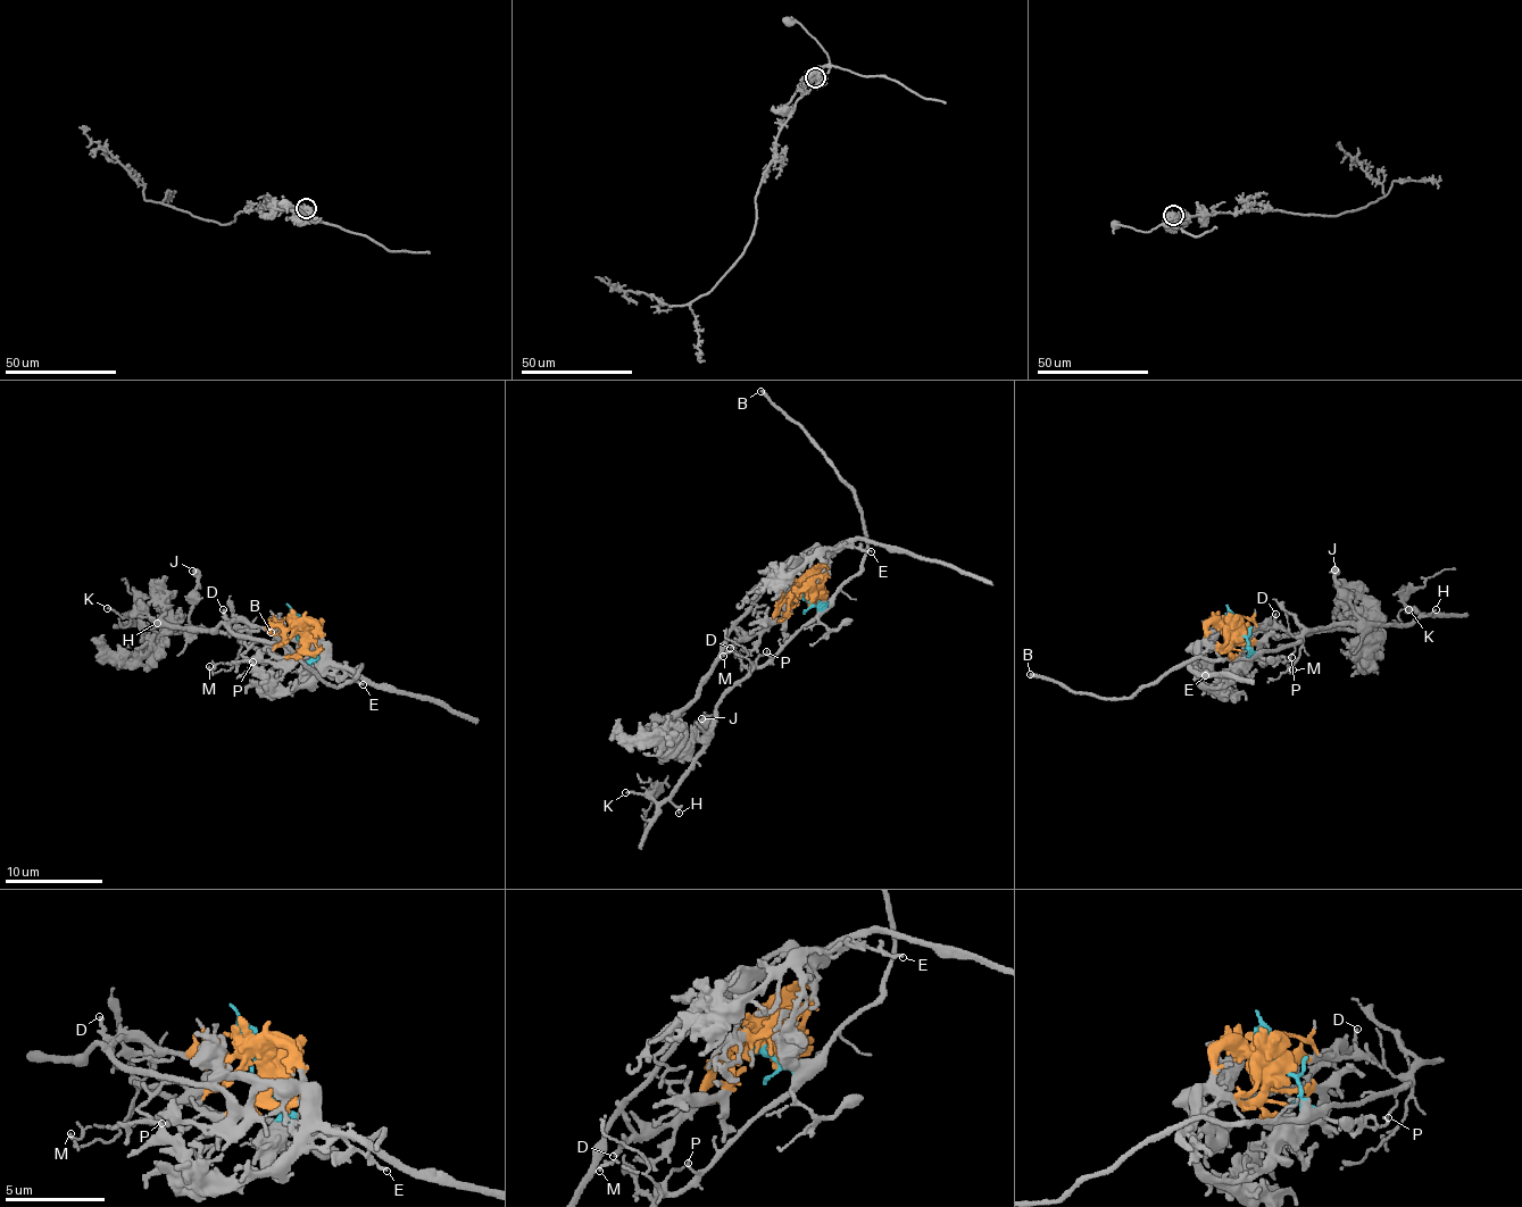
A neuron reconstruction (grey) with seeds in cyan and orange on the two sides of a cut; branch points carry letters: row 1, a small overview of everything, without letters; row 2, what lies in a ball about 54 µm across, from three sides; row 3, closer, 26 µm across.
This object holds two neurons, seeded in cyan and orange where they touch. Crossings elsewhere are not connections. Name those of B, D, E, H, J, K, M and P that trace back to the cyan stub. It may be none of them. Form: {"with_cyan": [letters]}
{"with_cyan": ["B", "H", "J", "K", "M", "P"]}

